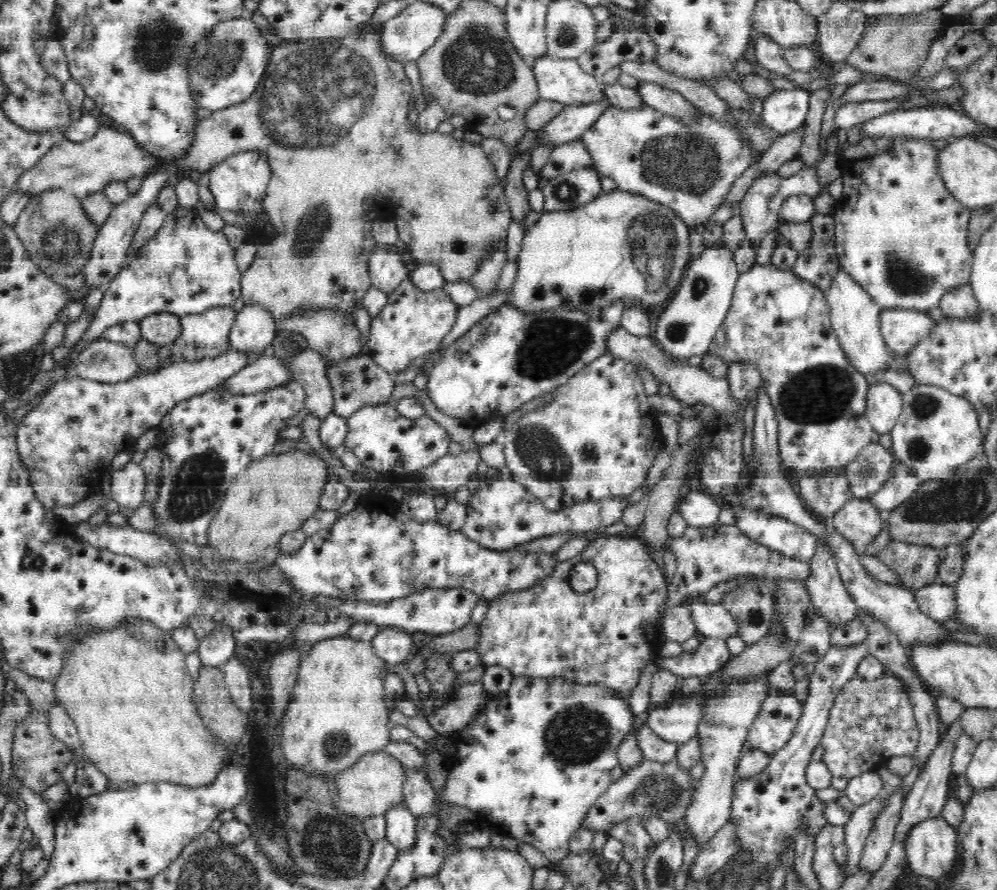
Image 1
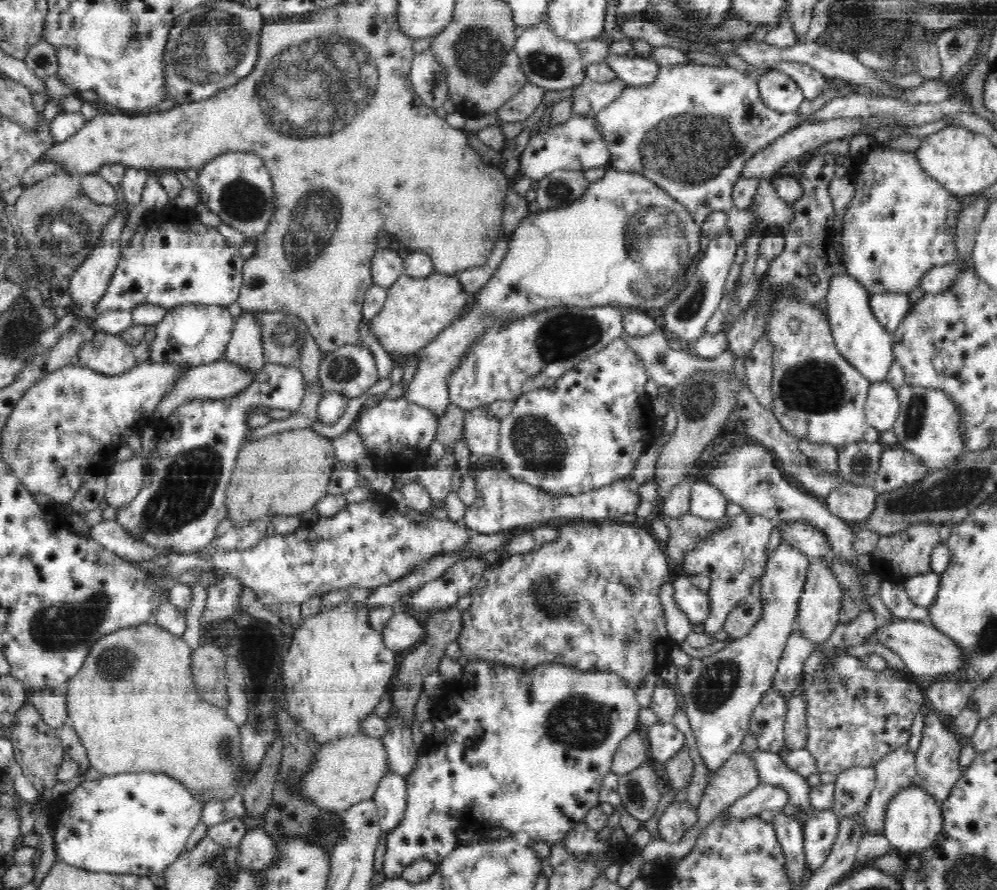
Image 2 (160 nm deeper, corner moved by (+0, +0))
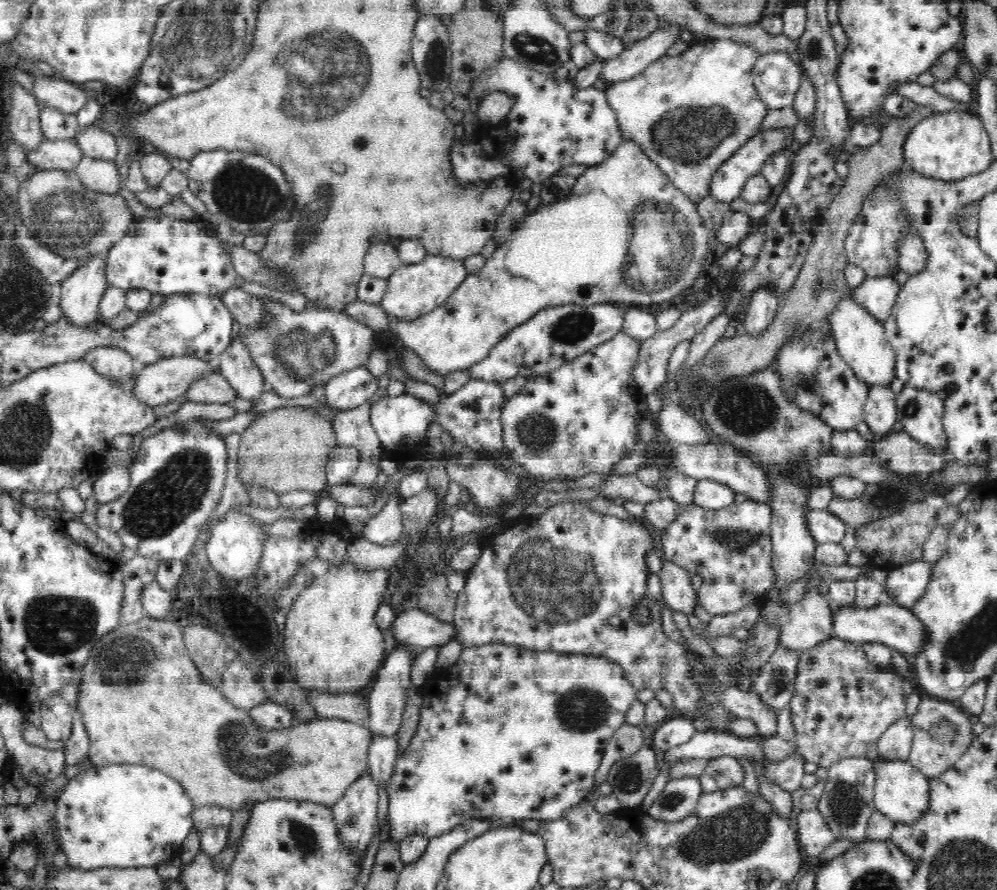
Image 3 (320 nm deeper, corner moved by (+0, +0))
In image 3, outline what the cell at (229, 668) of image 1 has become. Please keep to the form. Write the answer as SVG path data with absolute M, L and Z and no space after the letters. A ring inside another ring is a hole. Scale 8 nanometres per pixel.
M250 680L250 682L220 682L218 688L224 693L225 700L232 704L233 708L249 711L251 708L265 703L268 698L262 682Z

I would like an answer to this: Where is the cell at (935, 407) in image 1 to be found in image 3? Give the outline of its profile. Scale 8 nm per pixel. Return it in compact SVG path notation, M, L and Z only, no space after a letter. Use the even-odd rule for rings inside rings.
M904 386L897 393L897 421L902 423L903 432L916 440L919 444L924 444L931 448L931 452L948 454L947 432L944 431L943 416L946 413L946 402L930 390L917 389L913 386Z

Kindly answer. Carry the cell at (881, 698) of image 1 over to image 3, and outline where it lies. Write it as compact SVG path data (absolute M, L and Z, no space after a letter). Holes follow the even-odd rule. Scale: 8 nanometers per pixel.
M828 637L822 644L806 649L798 657L797 675L794 683L795 694L789 702L790 718L795 728L794 742L799 753L818 768L830 766L848 758L866 758L873 761L879 738L906 714L906 698L912 694L914 686L908 679L898 674L884 672L880 666L870 664L863 652L862 644L844 641L838 637Z

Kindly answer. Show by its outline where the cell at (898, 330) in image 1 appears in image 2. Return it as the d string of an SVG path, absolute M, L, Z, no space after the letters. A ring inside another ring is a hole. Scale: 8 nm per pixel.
M872 294L871 308L879 324L890 334L913 312L912 302L900 294Z

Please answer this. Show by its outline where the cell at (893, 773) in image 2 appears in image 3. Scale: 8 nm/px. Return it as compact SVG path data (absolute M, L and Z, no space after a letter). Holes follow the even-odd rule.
M907 715L892 724L879 738L876 758L879 760L909 760L914 732Z

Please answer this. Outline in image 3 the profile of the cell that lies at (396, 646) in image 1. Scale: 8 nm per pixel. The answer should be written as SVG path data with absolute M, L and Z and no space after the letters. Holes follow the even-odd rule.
M411 609L396 616L391 630L398 644L412 648L439 647L454 638L454 623L446 623L422 609Z

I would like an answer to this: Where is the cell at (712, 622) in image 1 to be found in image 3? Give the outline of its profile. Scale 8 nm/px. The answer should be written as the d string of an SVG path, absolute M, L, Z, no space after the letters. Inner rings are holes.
M662 562L662 570L660 570L659 579L661 584L661 591L663 600L674 611L680 611L686 613L688 616L694 614L694 606L698 603L698 590L692 589L690 585L691 575L680 566L673 564L672 562Z

